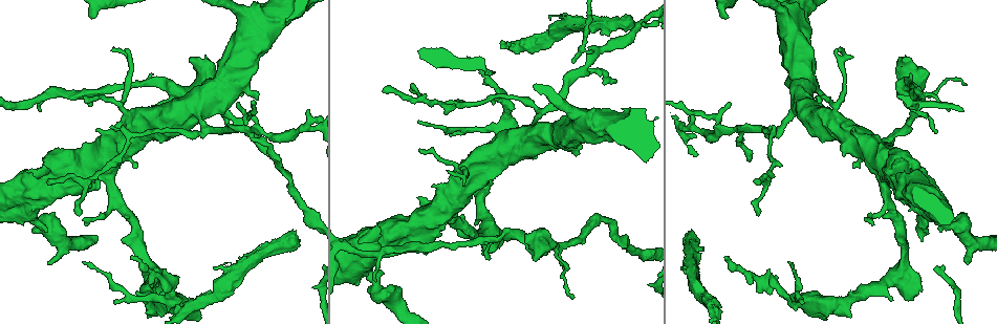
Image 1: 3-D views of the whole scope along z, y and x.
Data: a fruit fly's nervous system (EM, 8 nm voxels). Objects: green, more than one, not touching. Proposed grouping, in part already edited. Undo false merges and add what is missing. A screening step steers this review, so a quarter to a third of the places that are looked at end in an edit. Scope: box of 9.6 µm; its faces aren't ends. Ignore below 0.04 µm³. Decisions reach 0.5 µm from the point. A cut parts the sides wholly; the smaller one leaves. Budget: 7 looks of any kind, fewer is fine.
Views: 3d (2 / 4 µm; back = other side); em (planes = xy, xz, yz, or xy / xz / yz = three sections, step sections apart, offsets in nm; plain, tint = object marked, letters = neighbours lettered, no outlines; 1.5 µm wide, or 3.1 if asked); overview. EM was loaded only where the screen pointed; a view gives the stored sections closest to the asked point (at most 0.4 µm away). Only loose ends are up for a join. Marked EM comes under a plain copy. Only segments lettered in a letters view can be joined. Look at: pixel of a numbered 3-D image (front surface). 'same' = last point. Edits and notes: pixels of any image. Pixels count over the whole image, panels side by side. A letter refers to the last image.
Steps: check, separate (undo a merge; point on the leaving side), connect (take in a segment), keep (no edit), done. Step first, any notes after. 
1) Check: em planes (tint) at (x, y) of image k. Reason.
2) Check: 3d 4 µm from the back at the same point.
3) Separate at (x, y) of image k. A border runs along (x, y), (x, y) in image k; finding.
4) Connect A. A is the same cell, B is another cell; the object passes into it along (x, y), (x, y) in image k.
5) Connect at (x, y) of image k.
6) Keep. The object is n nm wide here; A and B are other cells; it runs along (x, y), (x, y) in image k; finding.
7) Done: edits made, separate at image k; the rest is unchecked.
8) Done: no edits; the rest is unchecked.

Check: 3d 4 µm at (747, 159) of image 1. Tapers out.

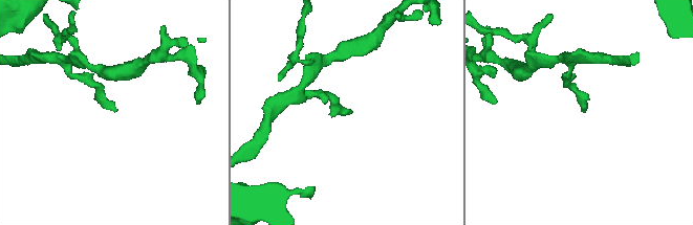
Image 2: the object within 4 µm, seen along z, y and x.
Check: em planes (letters) at (582, 110) of image 2.

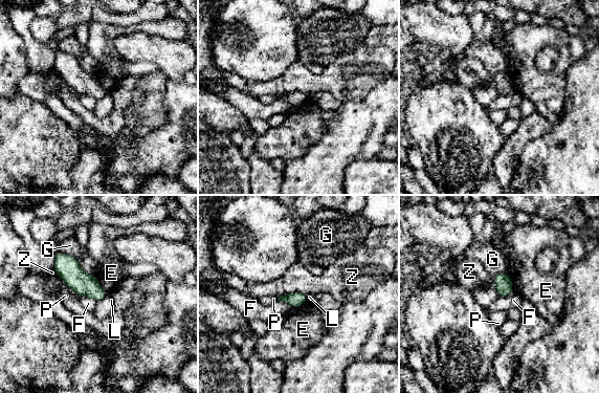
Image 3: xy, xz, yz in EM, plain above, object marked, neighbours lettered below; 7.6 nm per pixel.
Keep. E, F, G, L, P and Z are other cells; no lettered segment goes on from it.

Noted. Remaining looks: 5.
Check: em xz step 4 (tint) at (446, 102) of image 1.

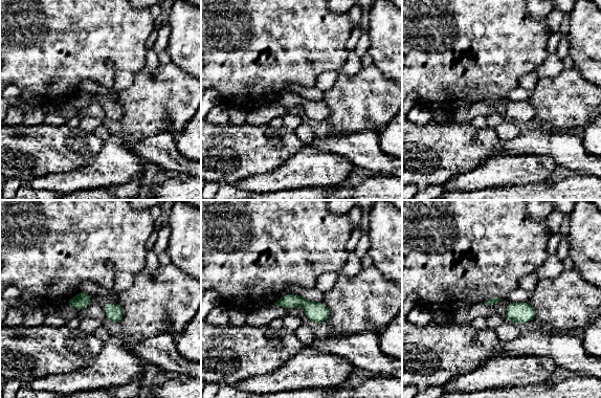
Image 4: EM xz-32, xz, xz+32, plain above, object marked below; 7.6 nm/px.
Check: em planes (letters) at the same point.

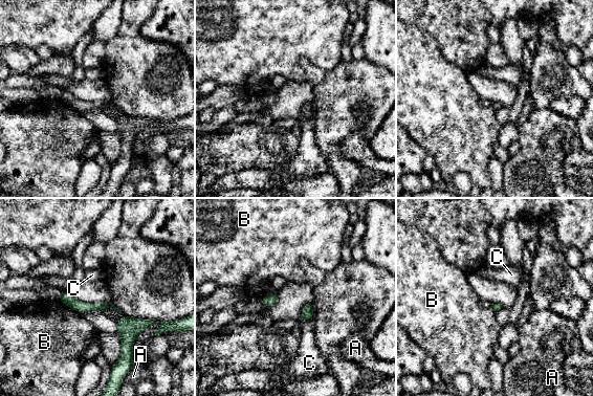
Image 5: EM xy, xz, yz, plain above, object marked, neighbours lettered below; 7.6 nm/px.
Keep. The longest contact is with B, 180 nm; A, B and C are other cells; a border runs along (59, 302), (79, 312) in image 5; none of them fits.

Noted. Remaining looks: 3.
Check: em planes (tint) at (537, 109) of image 1. Three arms meet.

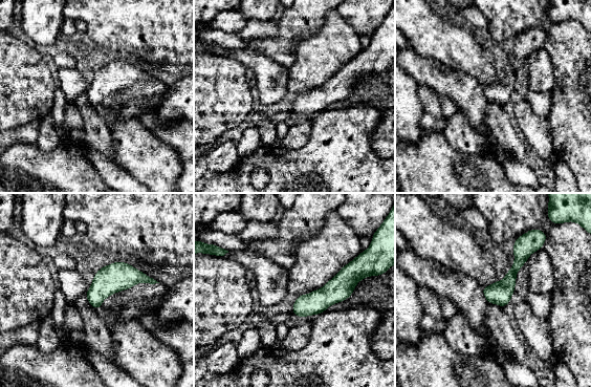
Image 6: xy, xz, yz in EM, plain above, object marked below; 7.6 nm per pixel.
Check: em planes (letters) at the same point. See the neighbours.

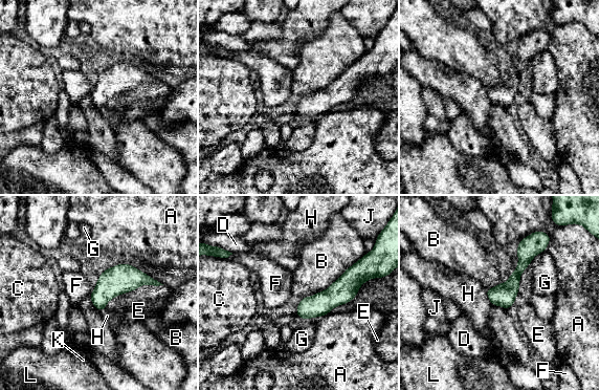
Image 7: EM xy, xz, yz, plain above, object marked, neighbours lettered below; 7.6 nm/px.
Keep. A, B, C, D, E, F, G, H, J, K and L are other cells; it runs along (532, 242), (513, 283), (494, 302) in image 7; one neuron here.

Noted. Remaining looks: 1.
Done: no edits; the rest is unchecked.

